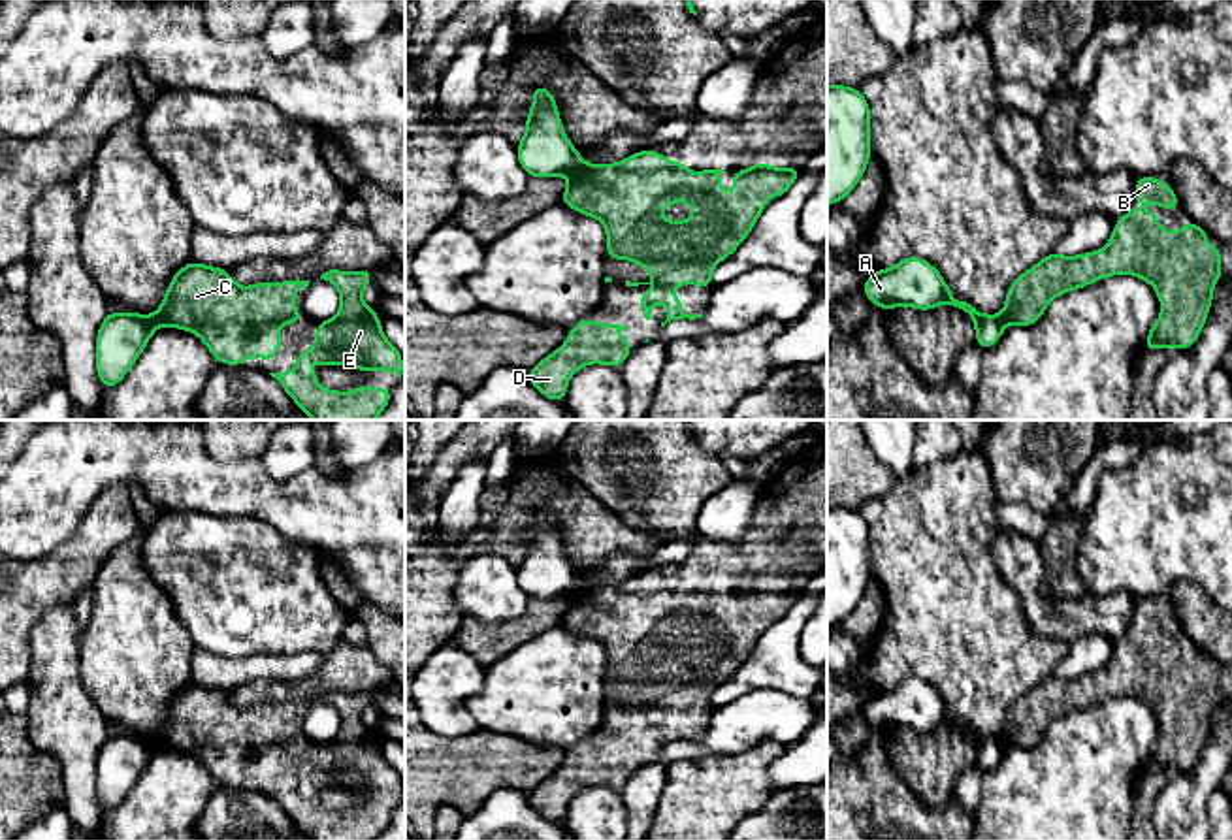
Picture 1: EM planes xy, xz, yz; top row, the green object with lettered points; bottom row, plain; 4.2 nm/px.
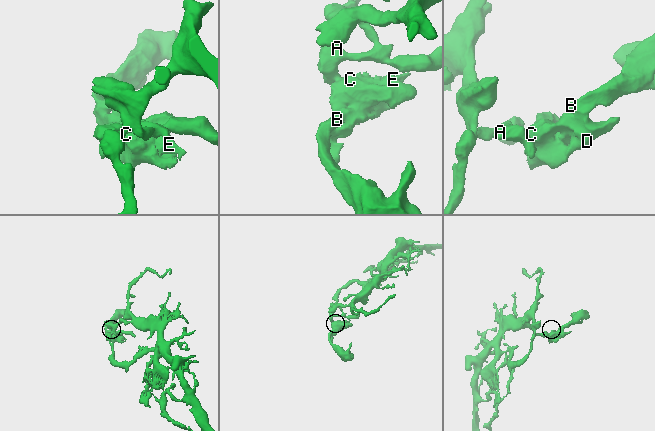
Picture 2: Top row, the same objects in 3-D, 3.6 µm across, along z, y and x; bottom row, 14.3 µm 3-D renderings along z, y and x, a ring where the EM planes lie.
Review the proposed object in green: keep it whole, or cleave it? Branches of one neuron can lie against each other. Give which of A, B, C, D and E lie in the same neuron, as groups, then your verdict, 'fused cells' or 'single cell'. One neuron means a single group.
groups A / B C D E; fused cells

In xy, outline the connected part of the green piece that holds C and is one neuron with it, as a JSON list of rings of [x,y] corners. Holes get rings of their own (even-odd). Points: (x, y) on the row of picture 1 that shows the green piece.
[[[190,260],[170,281],[166,296],[151,318],[158,326],[188,330],[196,333],[217,363],[245,365],[247,356],[258,356],[271,362],[281,352],[281,326],[300,324],[303,316],[296,311],[296,288],[307,290],[311,281],[258,283],[241,286],[228,269],[203,266]],[[267,303],[277,305],[277,326],[271,328],[266,318]]]

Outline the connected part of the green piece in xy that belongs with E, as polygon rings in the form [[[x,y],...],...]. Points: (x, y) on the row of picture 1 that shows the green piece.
[[[330,269],[322,273],[320,279],[332,283],[341,292],[341,307],[337,316],[332,320],[316,320],[318,328],[315,345],[311,350],[300,347],[300,356],[294,358],[298,363],[296,371],[269,375],[281,382],[284,392],[296,401],[298,409],[315,420],[375,420],[386,409],[392,397],[392,390],[386,384],[382,384],[379,392],[371,390],[367,382],[358,386],[354,392],[335,392],[320,386],[311,375],[311,354],[315,352],[322,369],[341,363],[358,371],[394,371],[401,379],[403,354],[384,337],[379,313],[362,301],[362,290],[373,283],[373,271]]]

